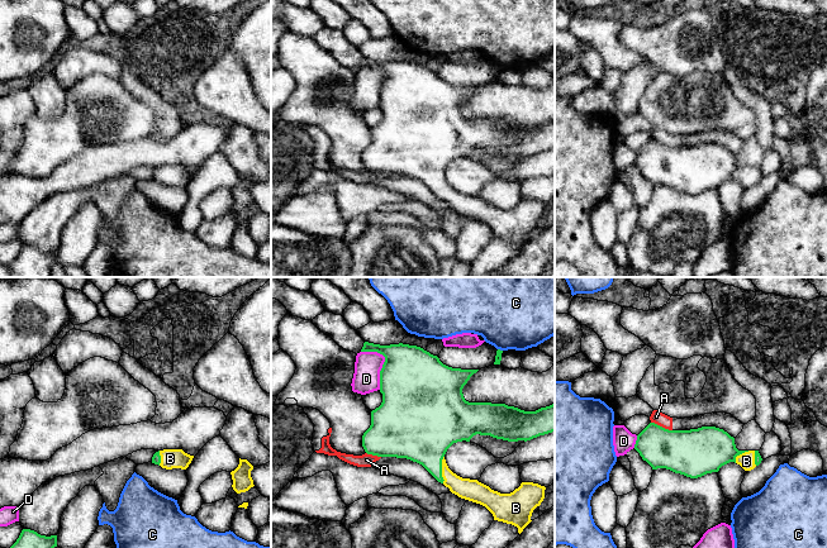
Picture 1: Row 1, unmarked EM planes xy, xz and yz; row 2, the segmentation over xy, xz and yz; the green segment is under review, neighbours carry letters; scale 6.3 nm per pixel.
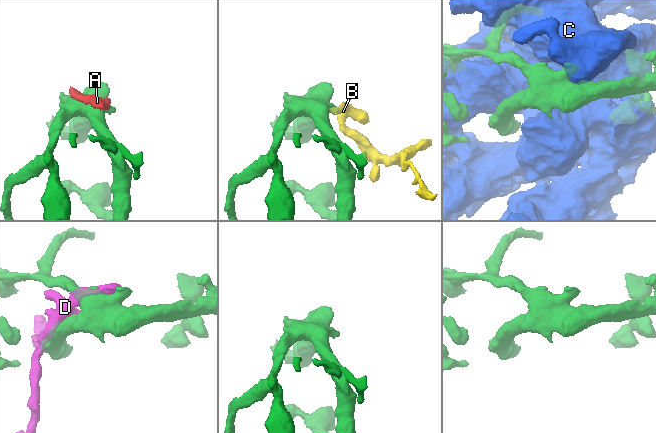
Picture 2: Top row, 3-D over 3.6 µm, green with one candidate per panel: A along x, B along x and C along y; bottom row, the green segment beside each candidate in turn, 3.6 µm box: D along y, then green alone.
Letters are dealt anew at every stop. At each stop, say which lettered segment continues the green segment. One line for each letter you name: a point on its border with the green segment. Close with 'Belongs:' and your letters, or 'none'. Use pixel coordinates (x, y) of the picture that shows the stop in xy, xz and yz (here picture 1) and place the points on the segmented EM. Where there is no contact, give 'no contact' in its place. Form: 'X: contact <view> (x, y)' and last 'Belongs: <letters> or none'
B: contact xz (441, 470)
Belongs: B

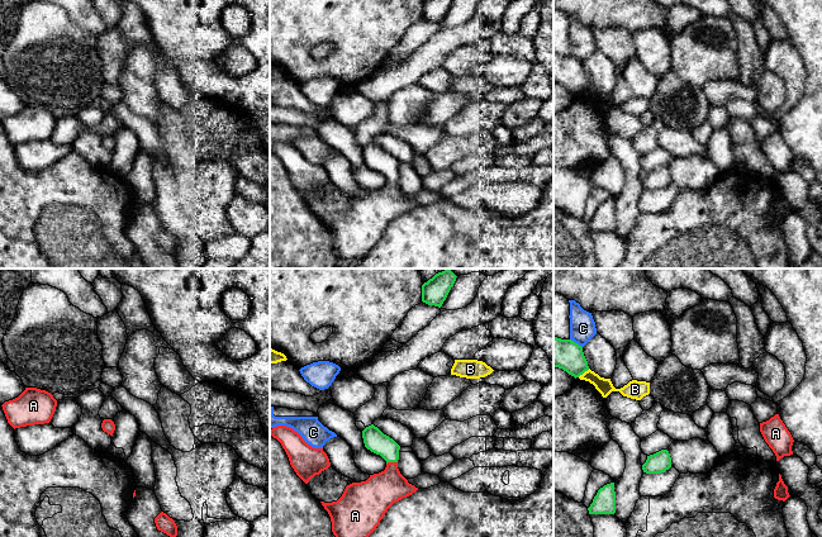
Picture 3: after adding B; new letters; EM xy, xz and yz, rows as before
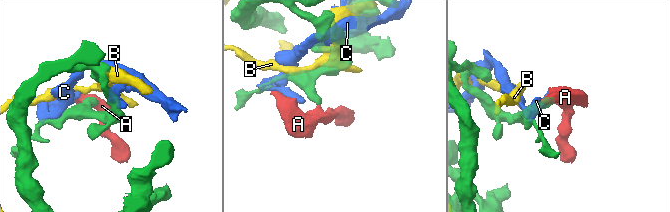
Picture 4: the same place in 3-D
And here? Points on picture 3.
A: contact xz (392, 461)
Belongs: A

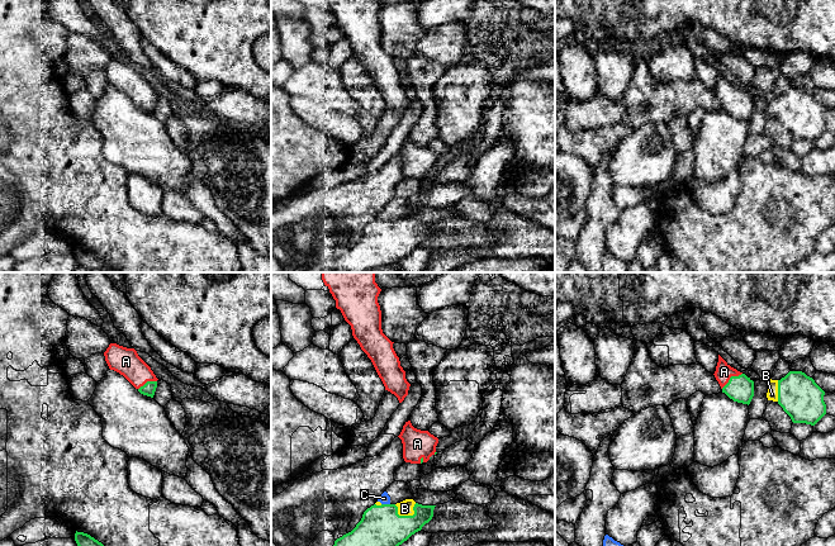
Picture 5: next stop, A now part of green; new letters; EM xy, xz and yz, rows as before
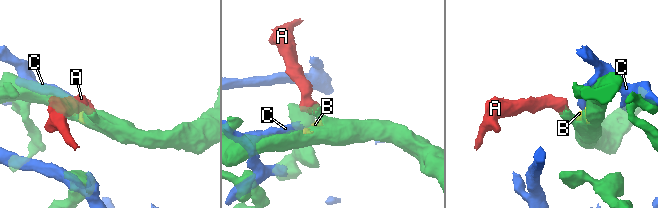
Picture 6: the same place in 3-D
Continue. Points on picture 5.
A: contact yz (730, 378)
B: contact xz (402, 516)
Belongs: A, B

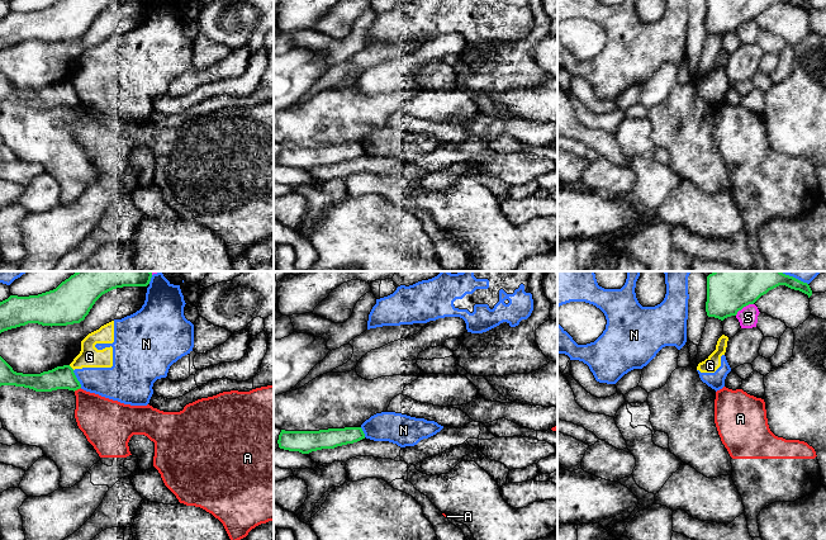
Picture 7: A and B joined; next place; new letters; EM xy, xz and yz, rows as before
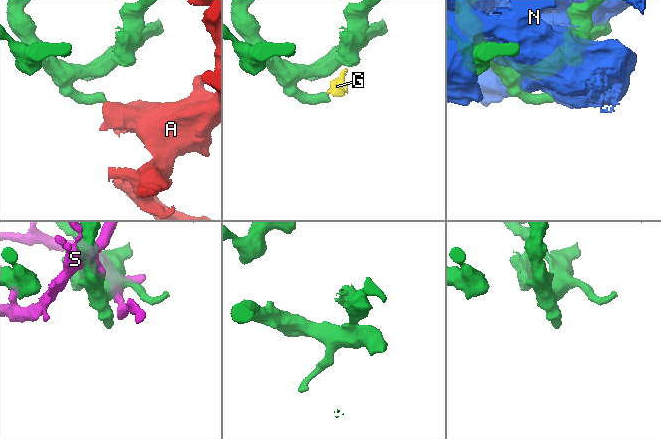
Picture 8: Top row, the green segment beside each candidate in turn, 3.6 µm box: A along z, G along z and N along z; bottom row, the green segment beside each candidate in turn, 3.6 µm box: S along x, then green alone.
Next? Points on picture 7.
Belongs: none

